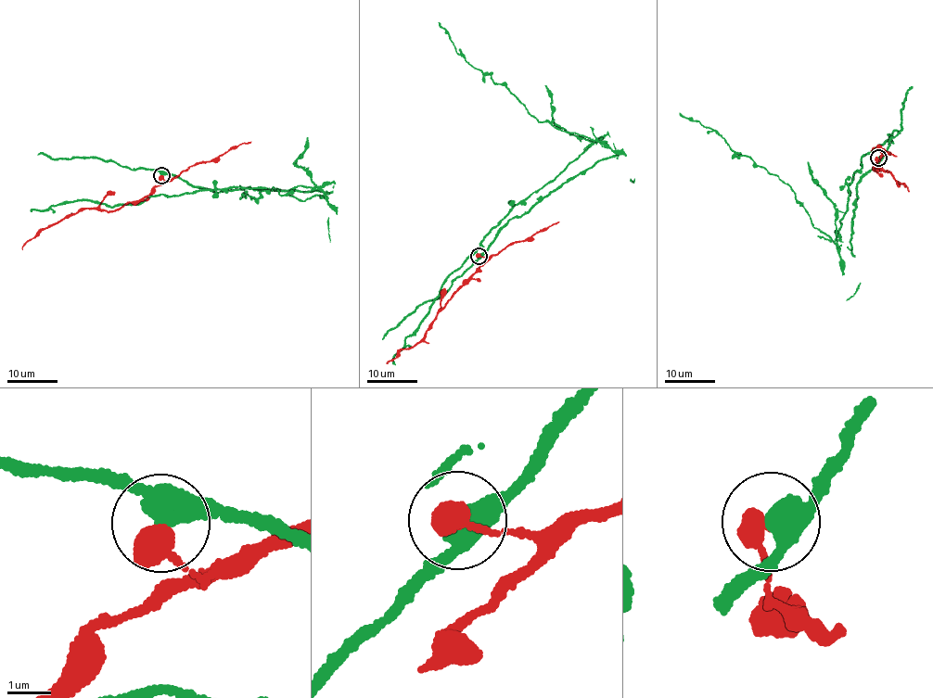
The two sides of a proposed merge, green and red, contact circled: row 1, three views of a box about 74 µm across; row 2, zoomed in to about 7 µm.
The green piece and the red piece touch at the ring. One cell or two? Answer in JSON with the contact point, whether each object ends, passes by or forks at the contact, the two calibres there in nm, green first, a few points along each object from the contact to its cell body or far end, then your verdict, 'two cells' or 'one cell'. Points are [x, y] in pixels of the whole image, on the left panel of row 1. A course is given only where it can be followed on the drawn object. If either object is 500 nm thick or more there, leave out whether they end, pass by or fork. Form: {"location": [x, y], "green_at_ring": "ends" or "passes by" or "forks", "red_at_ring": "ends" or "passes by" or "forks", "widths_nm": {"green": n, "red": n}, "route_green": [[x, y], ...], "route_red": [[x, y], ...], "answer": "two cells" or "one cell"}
{"location": [161, 175], "widths_nm": {"green": 480, "red": 550}, "route_green": [[161, 175], [216, 192], [301, 185], [323, 193], [300, 201], [273, 187], [256, 198], [248, 193], [240, 196]], "route_red": [[162, 175], [166, 181], [148, 196], [108, 210], [86, 208], [42, 229], [24, 245], [22, 249]], "answer": "two cells"}

